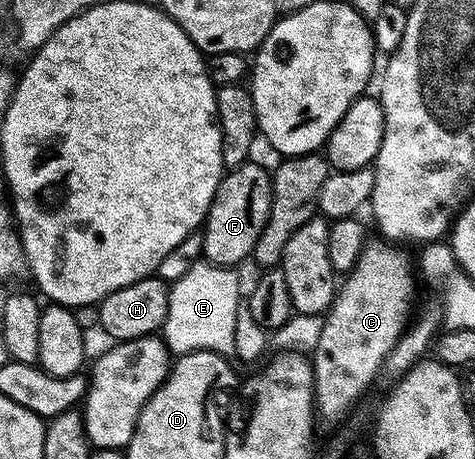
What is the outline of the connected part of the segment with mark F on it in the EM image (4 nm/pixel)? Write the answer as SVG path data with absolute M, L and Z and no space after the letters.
M253 164L240 165L239 168L226 172L221 179L221 186L203 226L204 260L210 265L231 269L241 267L245 260L248 262L259 243L259 235L263 235L263 227L267 227L267 219L271 219L275 181L274 178L269 178L269 173L263 166Z

